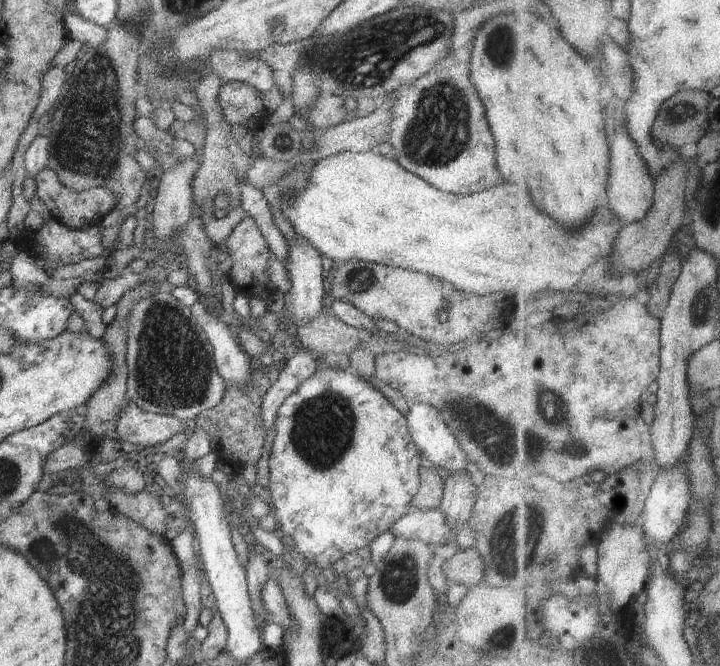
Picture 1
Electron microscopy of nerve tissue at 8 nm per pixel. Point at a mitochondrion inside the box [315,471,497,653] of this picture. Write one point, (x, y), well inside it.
(401, 578)

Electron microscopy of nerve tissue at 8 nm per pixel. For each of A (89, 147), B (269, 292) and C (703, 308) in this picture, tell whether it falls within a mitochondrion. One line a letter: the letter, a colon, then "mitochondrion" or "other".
A: mitochondrion
B: other
C: mitochondrion

